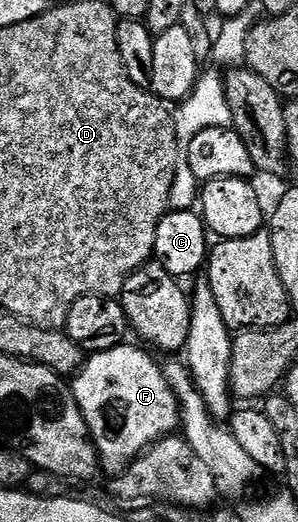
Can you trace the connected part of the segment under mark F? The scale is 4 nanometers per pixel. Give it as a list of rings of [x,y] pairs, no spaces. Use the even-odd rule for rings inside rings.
[[[127,341],[107,351],[93,352],[72,379],[74,400],[76,405],[80,405],[80,413],[84,413],[84,421],[94,439],[94,448],[98,450],[101,470],[107,471],[110,477],[123,475],[147,447],[175,434],[180,427],[178,398],[168,385],[165,370],[160,363],[158,367],[157,361],[153,359],[155,356],[149,350],[141,346],[133,347],[132,343]]]

